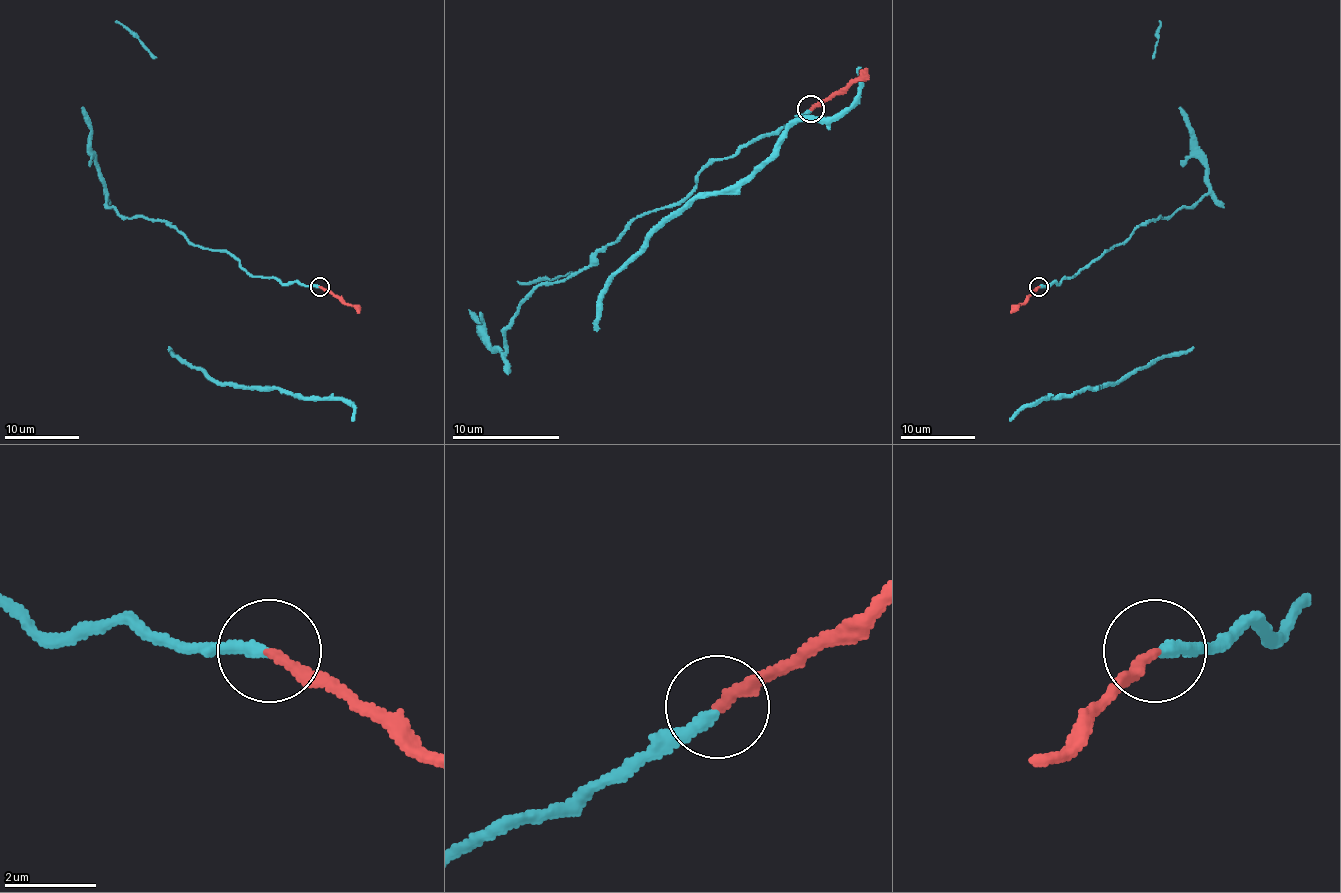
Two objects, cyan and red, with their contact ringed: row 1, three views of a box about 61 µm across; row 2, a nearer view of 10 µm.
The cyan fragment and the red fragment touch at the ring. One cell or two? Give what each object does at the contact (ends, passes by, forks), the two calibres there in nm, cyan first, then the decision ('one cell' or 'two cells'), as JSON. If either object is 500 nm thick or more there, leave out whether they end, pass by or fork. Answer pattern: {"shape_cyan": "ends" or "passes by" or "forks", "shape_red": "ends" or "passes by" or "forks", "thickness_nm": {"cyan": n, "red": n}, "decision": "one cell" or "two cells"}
{"shape_cyan": "ends", "shape_red": "ends", "thickness_nm": {"cyan": 300, "red": 240}, "decision": "one cell"}

